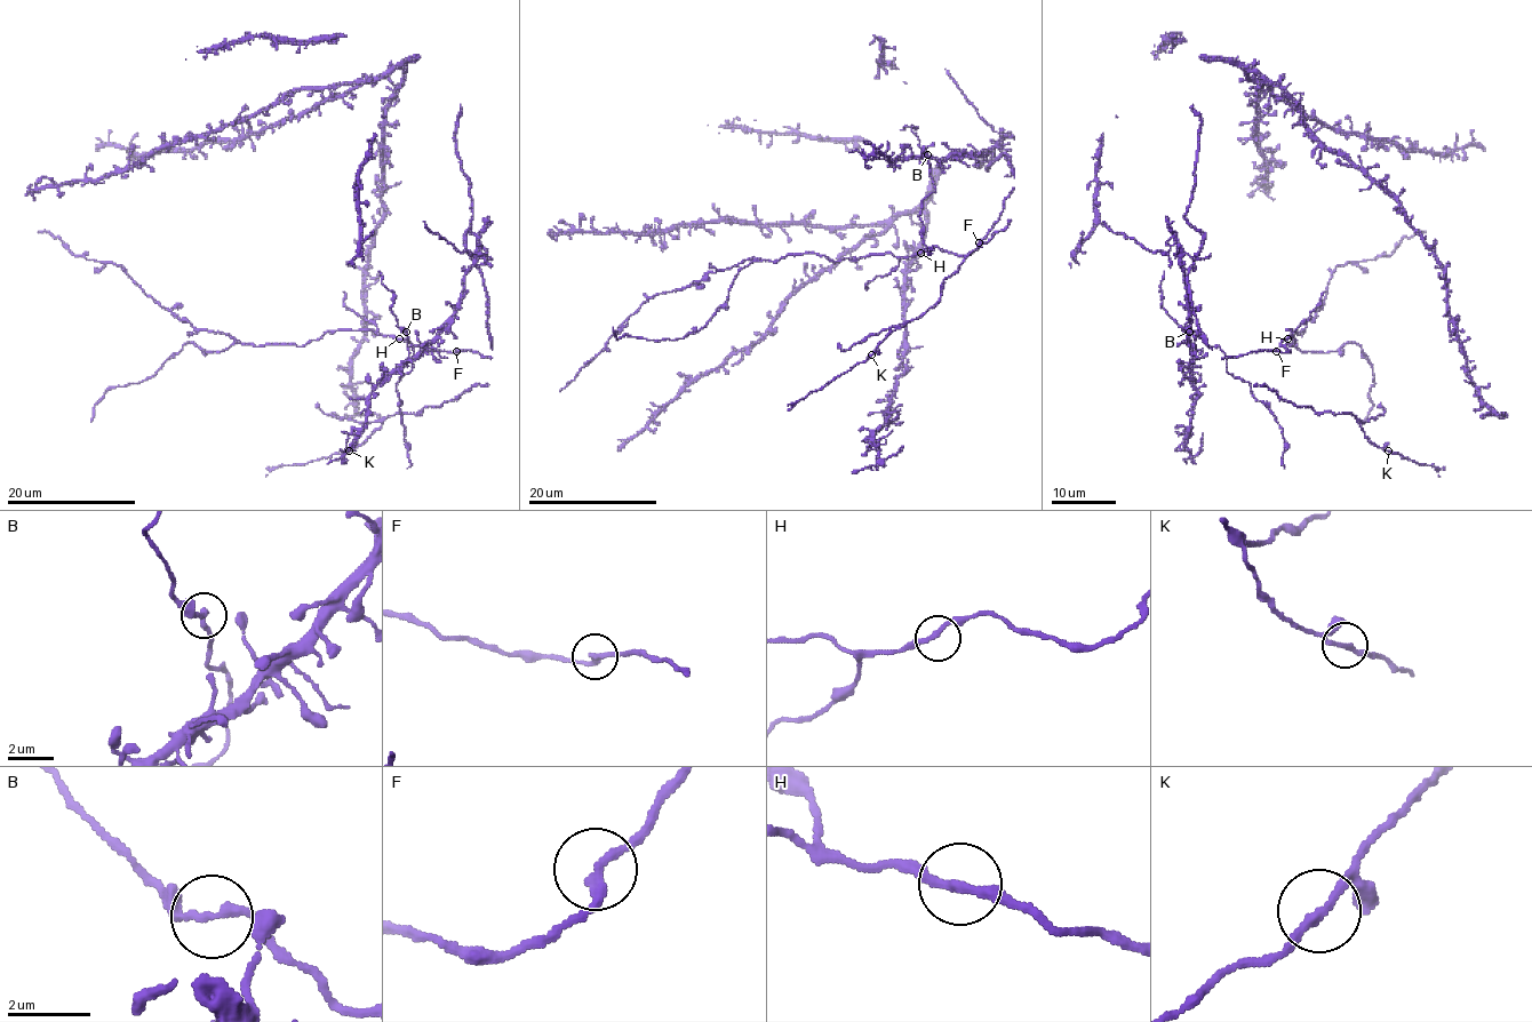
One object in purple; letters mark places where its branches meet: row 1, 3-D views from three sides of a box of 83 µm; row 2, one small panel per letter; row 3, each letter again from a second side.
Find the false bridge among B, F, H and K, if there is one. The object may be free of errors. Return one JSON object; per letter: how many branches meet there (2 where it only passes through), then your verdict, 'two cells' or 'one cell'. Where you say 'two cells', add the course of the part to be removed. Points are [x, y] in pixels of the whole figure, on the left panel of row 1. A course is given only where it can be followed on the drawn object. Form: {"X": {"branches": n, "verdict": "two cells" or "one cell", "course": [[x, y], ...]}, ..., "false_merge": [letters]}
{"B": {"branches": 2, "verdict": "one cell"}, "F": {"branches": 2, "verdict": "one cell"}, "H": {"branches": 2, "verdict": "one cell"}, "K": {"branches": 2, "verdict": "one cell"}, "false_merge": []}

